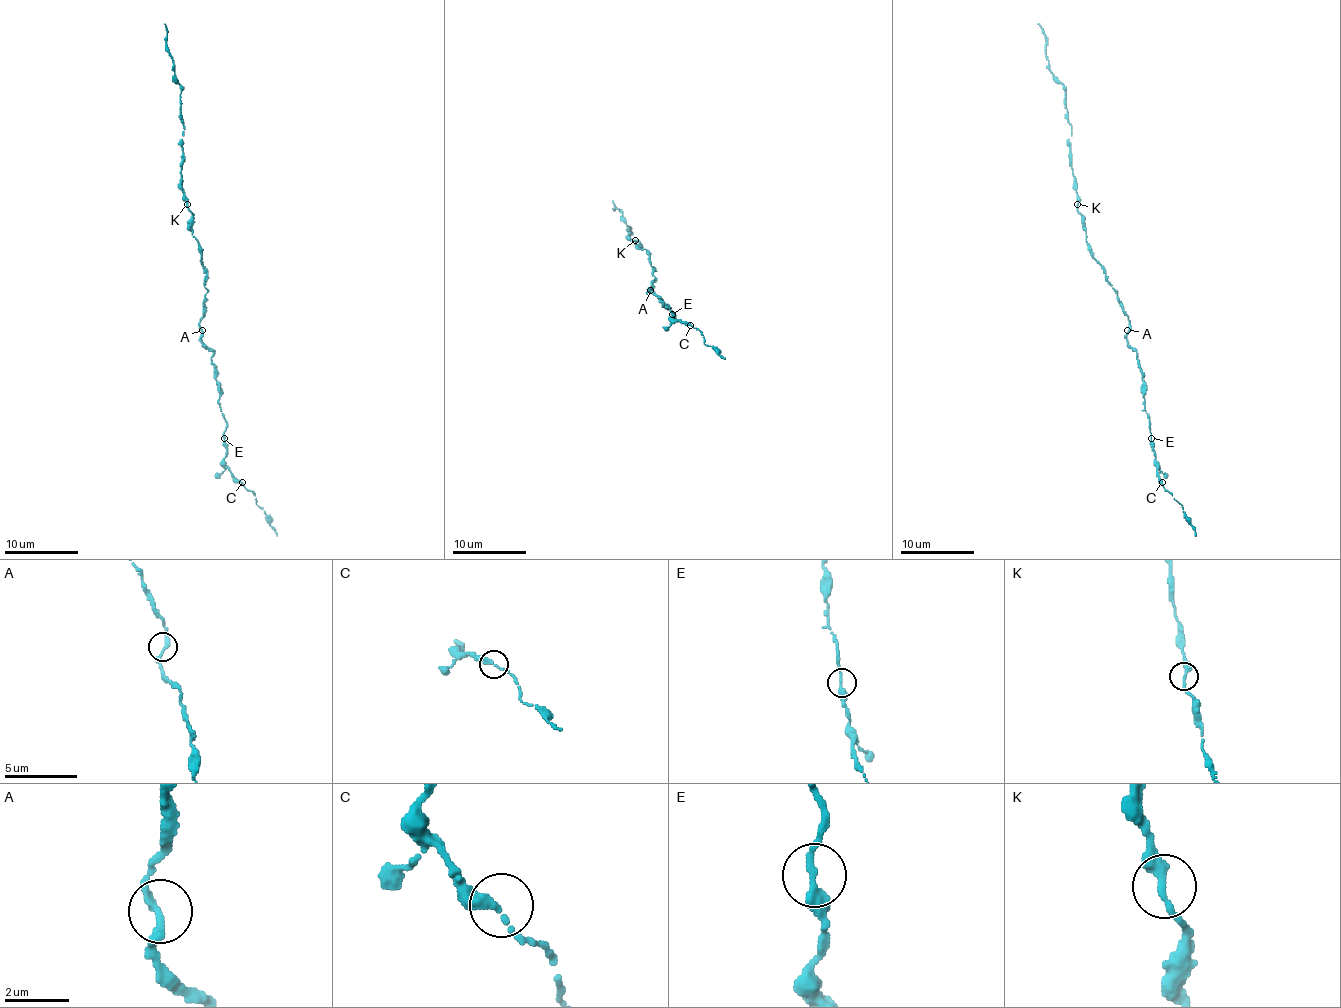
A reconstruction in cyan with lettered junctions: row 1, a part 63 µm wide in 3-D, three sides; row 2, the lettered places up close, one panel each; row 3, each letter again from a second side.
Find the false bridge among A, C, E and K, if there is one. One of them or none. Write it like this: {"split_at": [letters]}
{"split_at": []}

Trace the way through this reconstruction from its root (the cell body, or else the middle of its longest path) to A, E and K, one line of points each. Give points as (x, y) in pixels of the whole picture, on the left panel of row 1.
A: (208, 290), (204, 297), (204, 315), (199, 323), (202, 330)
E: (208, 290), (199, 328), (202, 341), (213, 352), (219, 407), (226, 420), (224, 438)
K: (208, 290), (204, 286), (206, 271), (202, 266), (202, 253), (199, 242), (191, 235), (191, 213), (188, 203)

